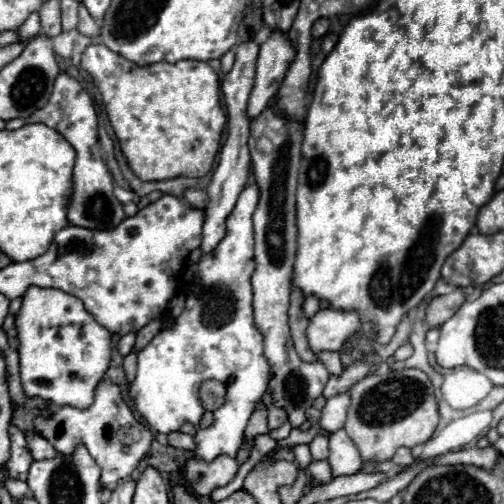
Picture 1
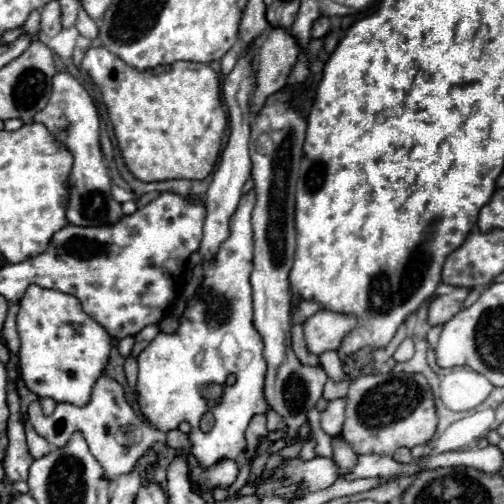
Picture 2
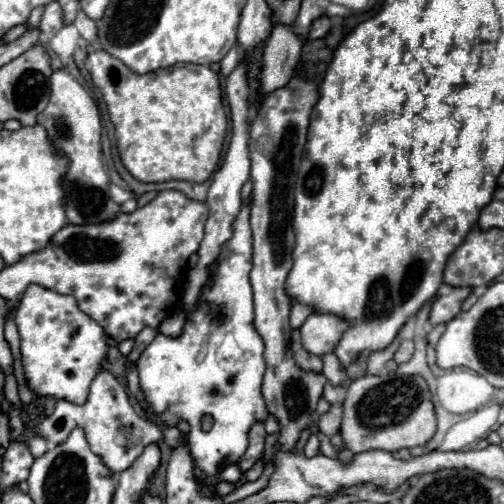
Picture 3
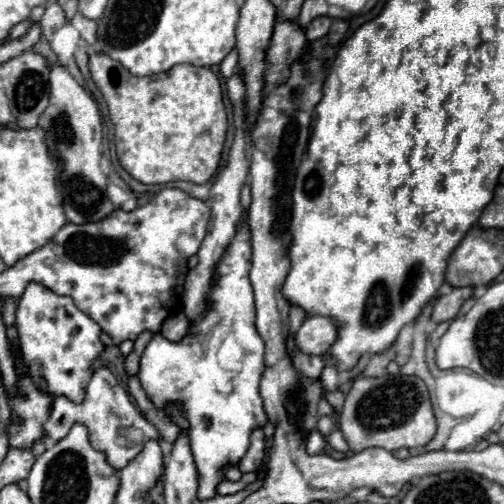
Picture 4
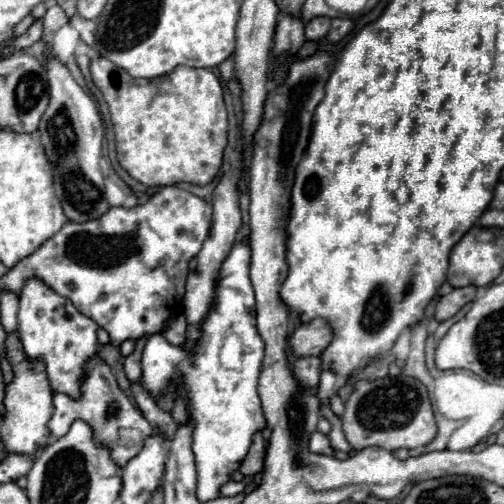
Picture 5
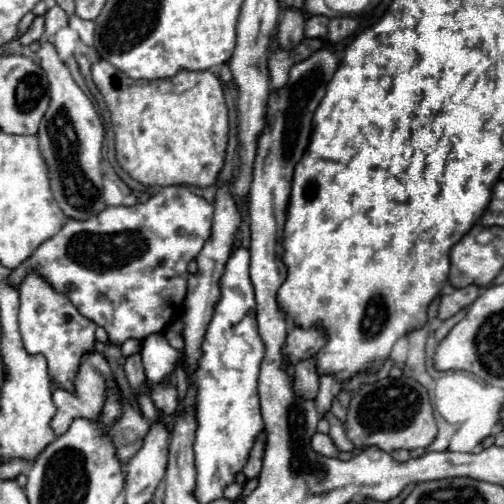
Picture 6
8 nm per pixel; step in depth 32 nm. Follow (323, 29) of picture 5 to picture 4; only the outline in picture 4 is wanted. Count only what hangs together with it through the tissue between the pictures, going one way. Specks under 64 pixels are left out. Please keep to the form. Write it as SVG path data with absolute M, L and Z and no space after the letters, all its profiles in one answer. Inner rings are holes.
M320 16L316 18L308 28L306 28L306 38L308 40L318 40L322 36L326 36L330 30L330 18L328 16Z

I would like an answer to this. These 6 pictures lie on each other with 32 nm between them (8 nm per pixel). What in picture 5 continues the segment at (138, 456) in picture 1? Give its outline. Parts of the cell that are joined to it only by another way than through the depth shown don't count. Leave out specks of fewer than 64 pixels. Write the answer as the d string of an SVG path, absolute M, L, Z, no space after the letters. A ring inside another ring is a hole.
M90 360L86 366L86 378L82 382L82 398L72 400L64 394L54 394L54 414L48 420L48 430L52 440L62 438L74 420L86 422L94 430L96 444L106 448L110 452L110 458L116 466L126 466L128 460L132 460L144 446L146 438L150 438L156 428L150 426L150 422L142 416L142 412L126 398L126 394L118 388L118 382L110 368L100 360ZM110 408L114 408L114 414L110 414Z

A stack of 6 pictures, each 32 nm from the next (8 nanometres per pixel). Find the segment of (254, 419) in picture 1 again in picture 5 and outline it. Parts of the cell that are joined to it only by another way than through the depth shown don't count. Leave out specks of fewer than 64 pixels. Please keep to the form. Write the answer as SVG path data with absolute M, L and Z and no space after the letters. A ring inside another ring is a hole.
M256 432L252 438L252 446L240 464L240 472L244 476L256 476L264 468L264 456L266 456L266 442L262 438L262 432Z

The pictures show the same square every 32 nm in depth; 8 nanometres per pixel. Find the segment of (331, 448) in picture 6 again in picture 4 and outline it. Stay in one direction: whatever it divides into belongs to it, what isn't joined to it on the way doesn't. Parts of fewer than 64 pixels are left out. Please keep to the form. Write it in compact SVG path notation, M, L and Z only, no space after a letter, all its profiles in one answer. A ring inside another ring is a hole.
M314 430L314 432L308 436L306 452L308 452L308 454L320 454L320 452L324 452L324 446L326 446L324 436L322 436L318 430Z

